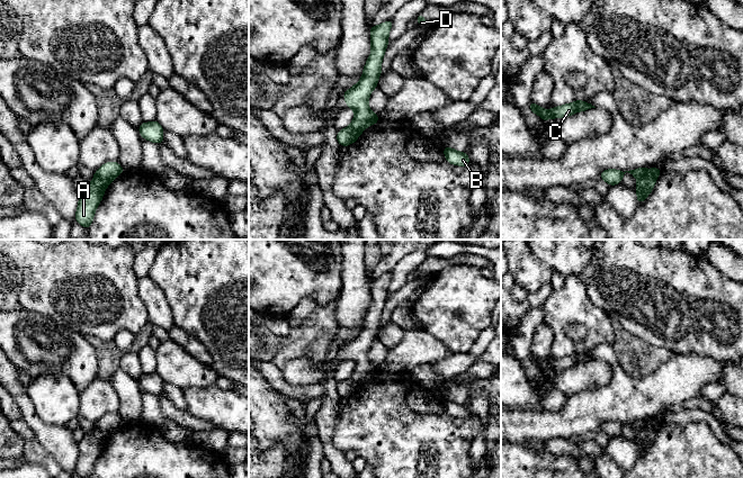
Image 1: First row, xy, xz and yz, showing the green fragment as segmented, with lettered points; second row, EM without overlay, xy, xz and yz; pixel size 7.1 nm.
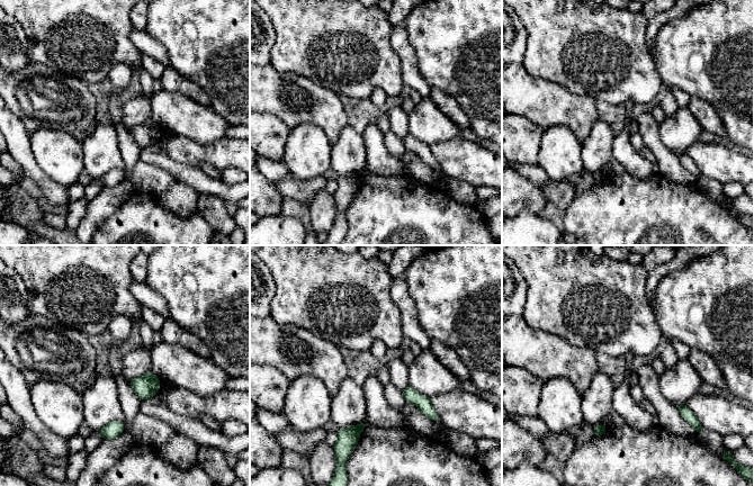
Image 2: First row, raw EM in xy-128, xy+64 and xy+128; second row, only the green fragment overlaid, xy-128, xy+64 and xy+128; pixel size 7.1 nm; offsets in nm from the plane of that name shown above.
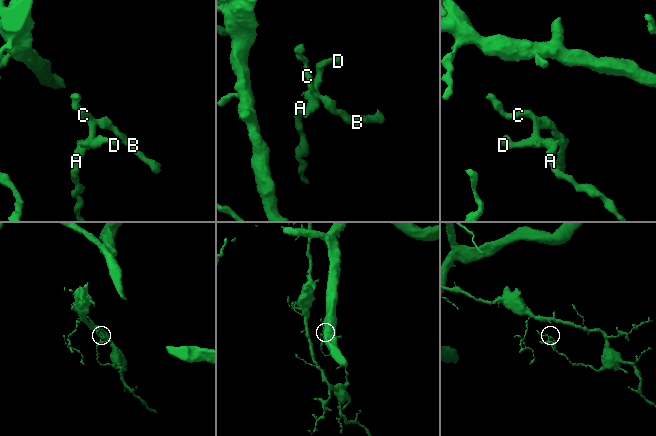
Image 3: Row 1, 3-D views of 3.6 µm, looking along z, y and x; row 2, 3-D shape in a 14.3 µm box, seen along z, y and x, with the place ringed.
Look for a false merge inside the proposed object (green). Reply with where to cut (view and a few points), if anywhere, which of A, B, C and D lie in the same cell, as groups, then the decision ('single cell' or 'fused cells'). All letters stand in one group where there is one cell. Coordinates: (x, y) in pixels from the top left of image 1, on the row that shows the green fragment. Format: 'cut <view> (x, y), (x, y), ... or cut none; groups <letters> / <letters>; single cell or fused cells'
cut xy (96, 172), (106, 187); groups A / B C D; fused cells

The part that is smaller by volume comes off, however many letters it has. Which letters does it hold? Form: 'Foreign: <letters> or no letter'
Foreign: B, C, D

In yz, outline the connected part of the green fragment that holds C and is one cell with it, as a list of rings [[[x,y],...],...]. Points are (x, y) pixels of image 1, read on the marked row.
[[[532,100],[529,102],[530,110],[540,116],[540,120],[547,120],[552,118],[565,118],[578,111],[585,111],[591,108],[596,108],[589,102],[584,102],[583,100],[576,100],[571,103],[566,103],[560,107],[554,107],[550,110],[545,110],[544,107],[537,106]]]

